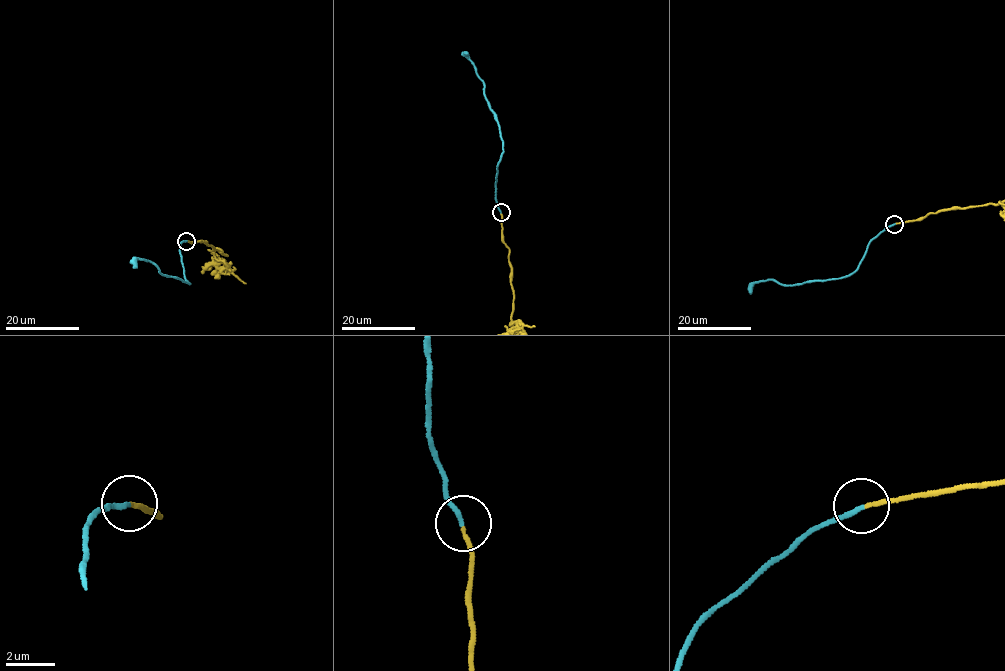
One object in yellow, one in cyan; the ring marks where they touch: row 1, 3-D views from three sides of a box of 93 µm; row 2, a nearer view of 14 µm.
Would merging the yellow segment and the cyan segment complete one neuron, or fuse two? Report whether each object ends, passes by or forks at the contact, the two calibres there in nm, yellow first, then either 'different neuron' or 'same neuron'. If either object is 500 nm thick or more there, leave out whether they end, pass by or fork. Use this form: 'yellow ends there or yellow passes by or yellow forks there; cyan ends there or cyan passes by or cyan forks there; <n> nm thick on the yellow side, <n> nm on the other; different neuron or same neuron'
yellow ends there; cyan ends there; 160 nm thick on the yellow side, 200 nm on the other; same neuron

